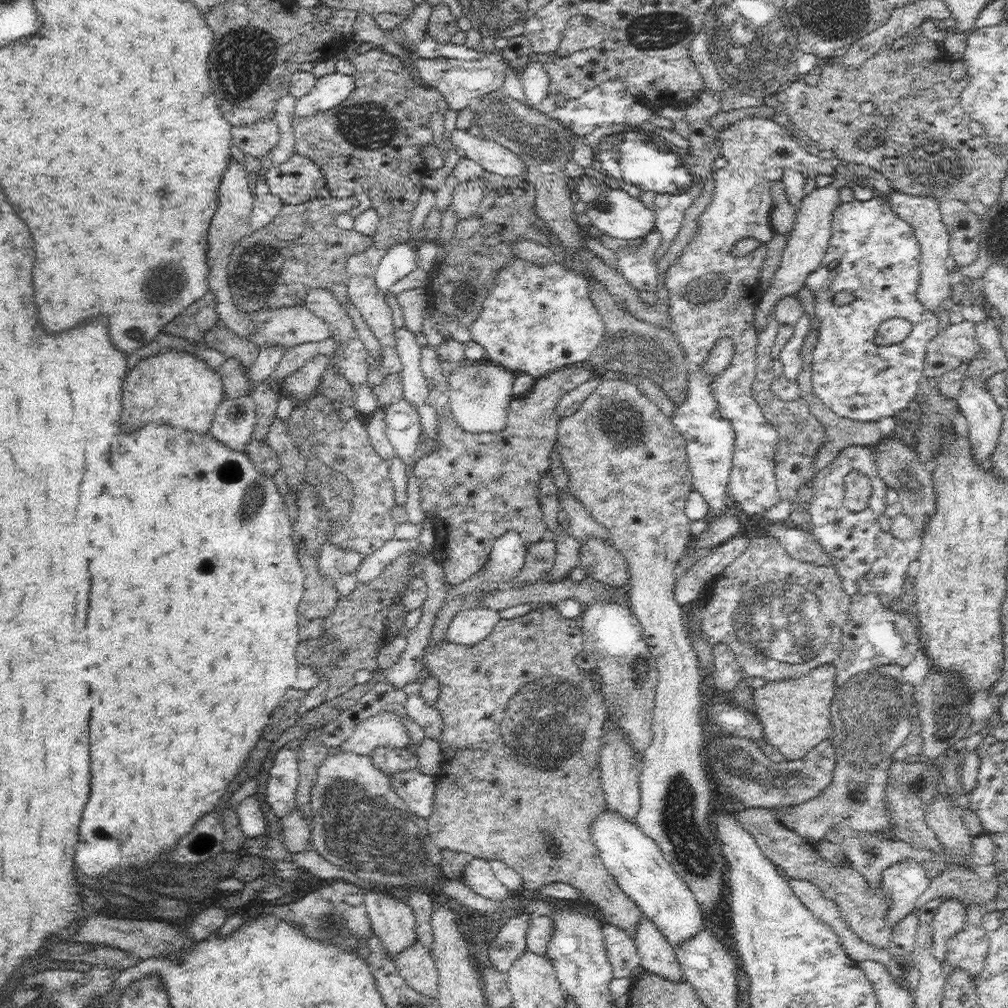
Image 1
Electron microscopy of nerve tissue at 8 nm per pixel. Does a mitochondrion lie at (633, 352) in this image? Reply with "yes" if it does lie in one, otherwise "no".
yes

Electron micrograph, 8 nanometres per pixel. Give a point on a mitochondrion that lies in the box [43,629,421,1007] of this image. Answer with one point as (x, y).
(79, 956)

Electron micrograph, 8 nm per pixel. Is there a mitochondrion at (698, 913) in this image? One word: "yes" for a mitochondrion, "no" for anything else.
no

